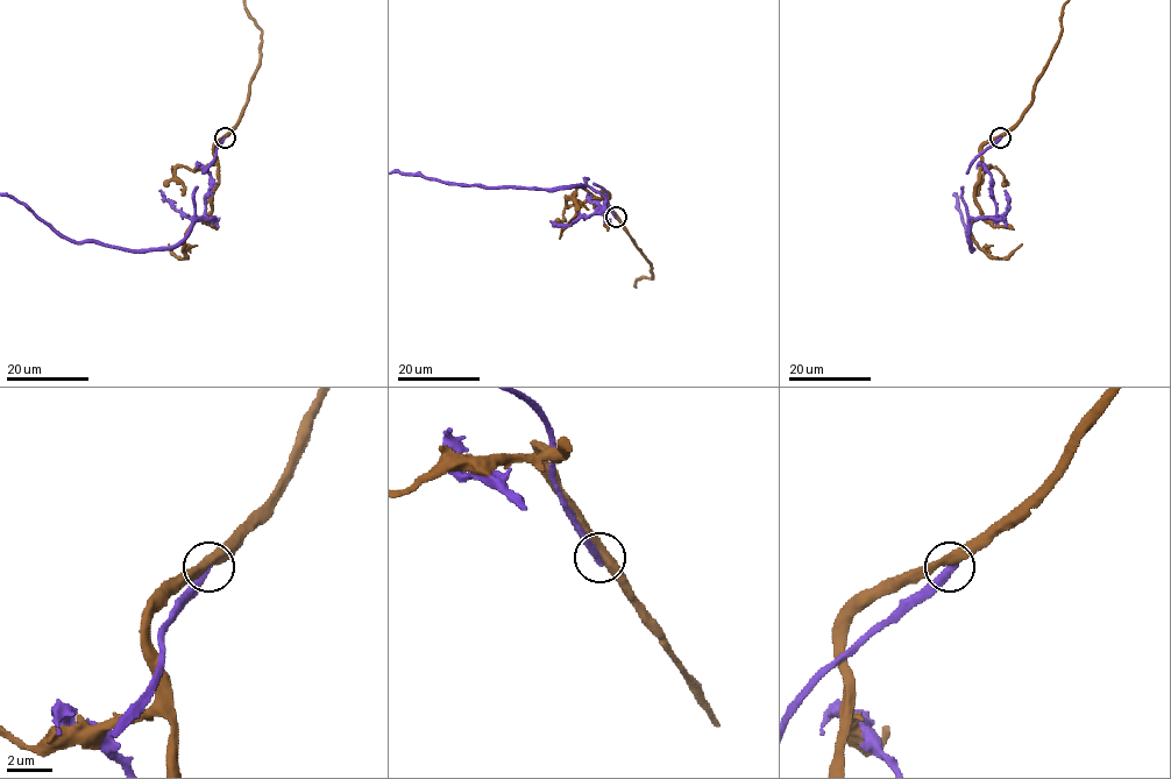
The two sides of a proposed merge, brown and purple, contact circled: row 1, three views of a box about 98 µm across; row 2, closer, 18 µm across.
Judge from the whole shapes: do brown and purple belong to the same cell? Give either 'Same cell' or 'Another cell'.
Another cell

